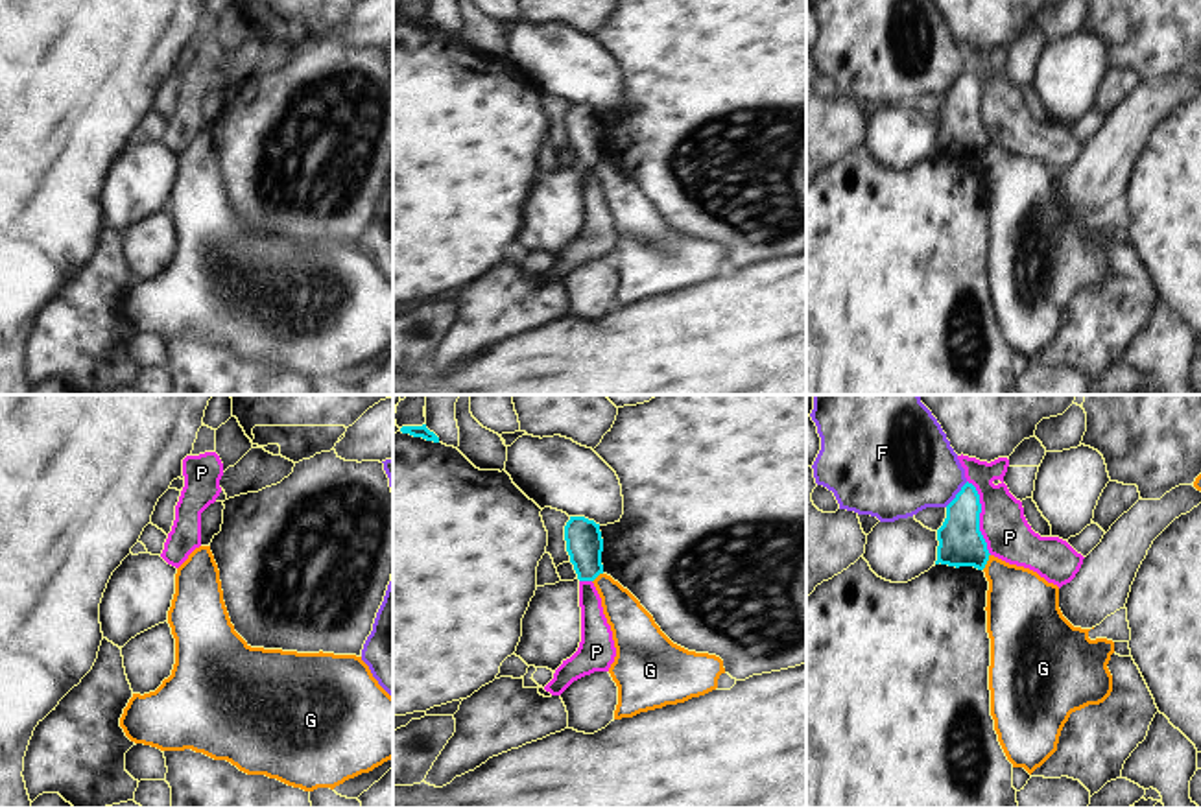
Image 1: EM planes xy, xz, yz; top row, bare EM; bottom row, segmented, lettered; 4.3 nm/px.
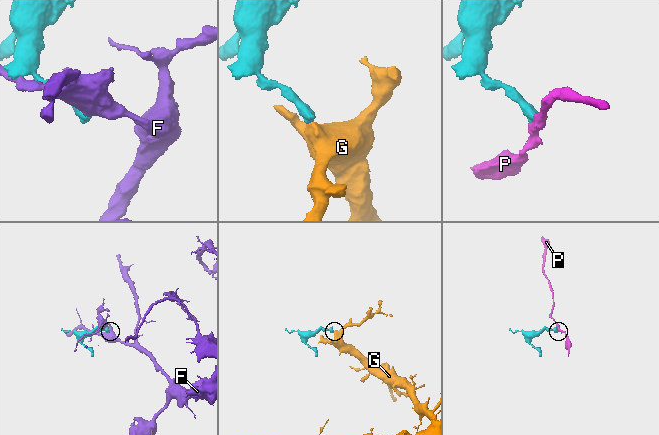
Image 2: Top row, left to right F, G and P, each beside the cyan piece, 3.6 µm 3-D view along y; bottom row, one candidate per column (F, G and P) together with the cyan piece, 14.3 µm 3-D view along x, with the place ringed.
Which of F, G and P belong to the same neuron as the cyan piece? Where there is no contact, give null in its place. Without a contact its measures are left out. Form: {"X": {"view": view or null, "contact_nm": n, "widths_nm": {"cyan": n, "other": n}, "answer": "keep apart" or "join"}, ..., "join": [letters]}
{"F": {"view": "yz", "contact_nm": 150, "widths_nm": {"cyan": 190, "other": 400}, "answer": "keep apart"}, "G": {"view": "yz", "contact_nm": 80, "widths_nm": {"cyan": 190, "other": 300}, "answer": "keep apart"}, "P": {"view": "yz", "contact_nm": 340, "widths_nm": {"cyan": 190, "other": 200}, "answer": "keep apart"}, "join": []}

